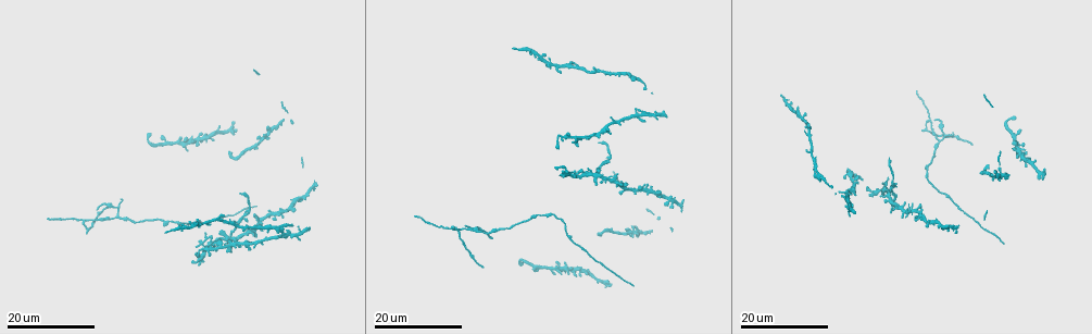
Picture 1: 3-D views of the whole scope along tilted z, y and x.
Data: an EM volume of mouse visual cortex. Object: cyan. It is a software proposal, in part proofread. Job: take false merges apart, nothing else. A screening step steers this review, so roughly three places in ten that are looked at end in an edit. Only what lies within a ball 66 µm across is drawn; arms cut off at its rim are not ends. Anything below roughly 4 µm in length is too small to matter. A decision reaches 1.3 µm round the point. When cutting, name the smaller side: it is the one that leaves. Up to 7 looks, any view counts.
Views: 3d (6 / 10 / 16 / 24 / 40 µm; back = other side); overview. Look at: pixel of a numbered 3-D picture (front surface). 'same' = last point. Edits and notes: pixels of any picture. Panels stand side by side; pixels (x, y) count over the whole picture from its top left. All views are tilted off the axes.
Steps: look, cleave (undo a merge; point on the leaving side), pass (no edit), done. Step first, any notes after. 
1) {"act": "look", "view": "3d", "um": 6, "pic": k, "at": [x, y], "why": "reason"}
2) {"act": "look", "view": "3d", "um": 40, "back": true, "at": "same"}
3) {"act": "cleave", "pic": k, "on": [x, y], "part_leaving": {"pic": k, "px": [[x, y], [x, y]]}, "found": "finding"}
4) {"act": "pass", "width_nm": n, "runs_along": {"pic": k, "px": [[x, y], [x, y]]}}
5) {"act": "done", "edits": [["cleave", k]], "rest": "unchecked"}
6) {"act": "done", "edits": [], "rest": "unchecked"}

{"act": "look", "view": "3d", "um": 16, "pic": 1, "at": [940, 139], "why": "a fork"}

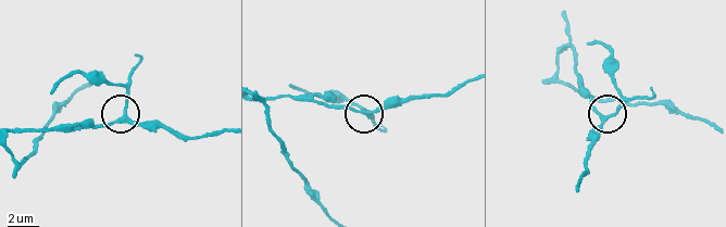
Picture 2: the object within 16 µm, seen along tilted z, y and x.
{"act": "look", "view": "3d", "um": 10, "pic": 2, "at": [605, 119]}

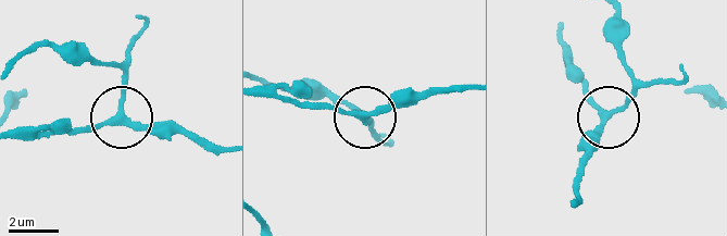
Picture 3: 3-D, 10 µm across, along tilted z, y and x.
{"act": "pass", "runs_along": {"pic": 3, "px": [[225, 151], [128, 123], [121, 99], [124, 53]]}, "found": "one neuron here"}

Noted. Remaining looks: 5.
{"act": "look", "view": "3d", "um": 24, "pic": 1, "at": [930, 121], "why": "side arm on a straight run"}

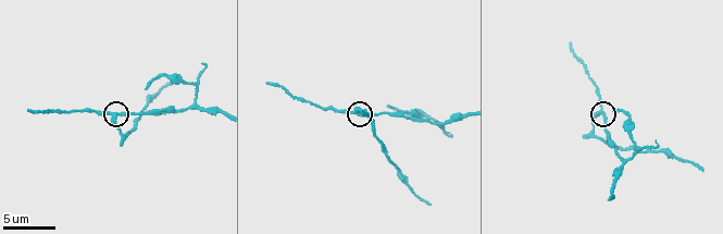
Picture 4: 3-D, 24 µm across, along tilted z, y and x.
{"act": "look", "view": "3d", "um": 10, "pic": 4, "at": [600, 111], "why": "closer look"}

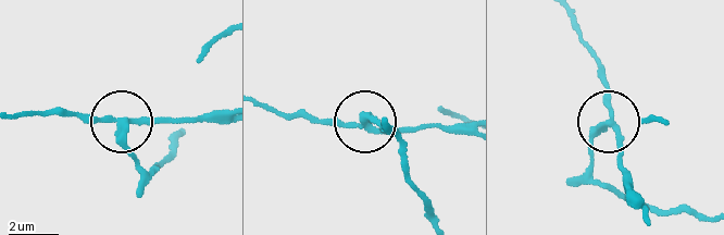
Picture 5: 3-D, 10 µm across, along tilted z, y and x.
{"act": "look", "view": "3d", "um": 10, "back": true, "pic": 5, "at": [363, 121], "why": "from behind"}

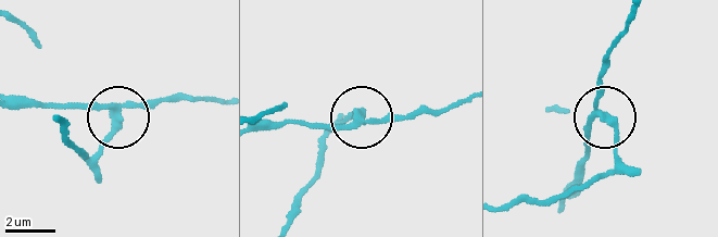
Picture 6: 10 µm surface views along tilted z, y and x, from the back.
{"act": "cleave", "pic": 6, "on": [105, 142], "side_arm_um": 10, "part_leaving": {"pic": 6, "px": [[601, 116], [617, 139], [609, 171], [557, 194], [506, 202]]}, "found": "two neurons meet here"}

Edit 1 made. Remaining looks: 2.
{"act": "look", "view": "3d", "um": 16, "pic": 1, "at": [1022, 155], "why": "two arms at a narrow angle"}

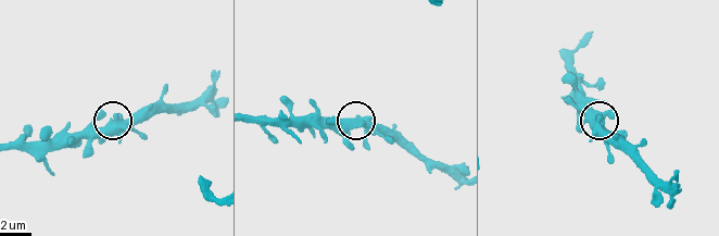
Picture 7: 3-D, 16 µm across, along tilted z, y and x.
{"act": "look", "view": "3d", "um": 6, "pic": 7, "at": [600, 130], "why": "closer look"}

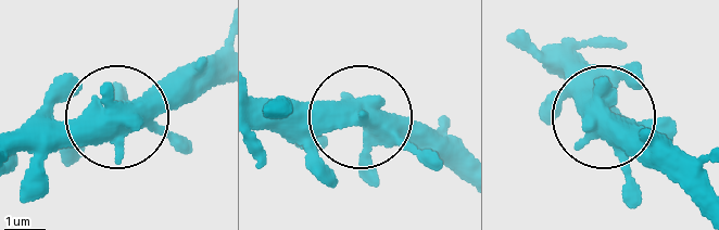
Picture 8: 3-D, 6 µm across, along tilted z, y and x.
{"act": "pass", "arms": 4, "found": "all the same neuron"}

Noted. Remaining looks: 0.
{"act": "done", "edits": [["cleave", 6]], "rest": "unchecked"}

